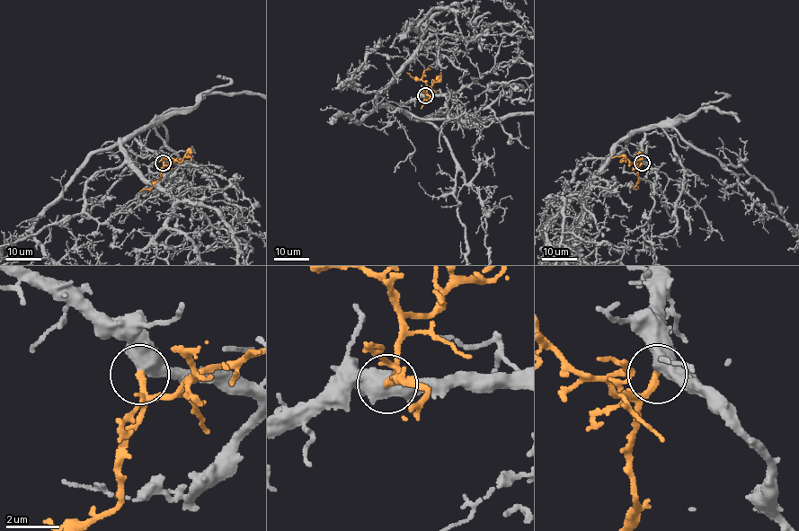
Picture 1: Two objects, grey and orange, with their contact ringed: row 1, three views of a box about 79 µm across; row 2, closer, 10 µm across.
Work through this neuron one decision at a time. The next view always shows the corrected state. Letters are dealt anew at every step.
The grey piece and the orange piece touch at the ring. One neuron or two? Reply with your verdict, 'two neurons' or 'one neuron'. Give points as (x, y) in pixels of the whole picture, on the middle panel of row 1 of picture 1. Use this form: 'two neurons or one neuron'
one neuron

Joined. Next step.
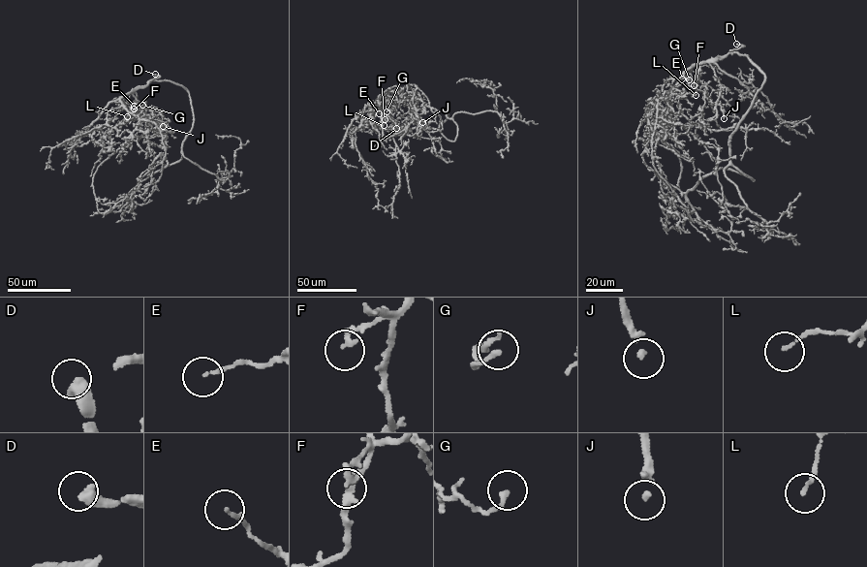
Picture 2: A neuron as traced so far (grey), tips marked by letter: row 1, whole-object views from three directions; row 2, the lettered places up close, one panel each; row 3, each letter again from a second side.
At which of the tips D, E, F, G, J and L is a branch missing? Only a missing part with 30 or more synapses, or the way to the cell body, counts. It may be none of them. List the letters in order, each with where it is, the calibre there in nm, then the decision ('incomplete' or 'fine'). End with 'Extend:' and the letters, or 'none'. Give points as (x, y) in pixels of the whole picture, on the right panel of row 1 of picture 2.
D: (736, 44) | 500 nm | incomplete
E: (682, 78) | 130 nm | fine
F: (694, 85) | 200 nm | fine
G: (689, 79) | 190 nm | fine
J: (724, 118) | 150 nm | incomplete
L: (696, 95) | 100 nm | fine
Extend: D, J

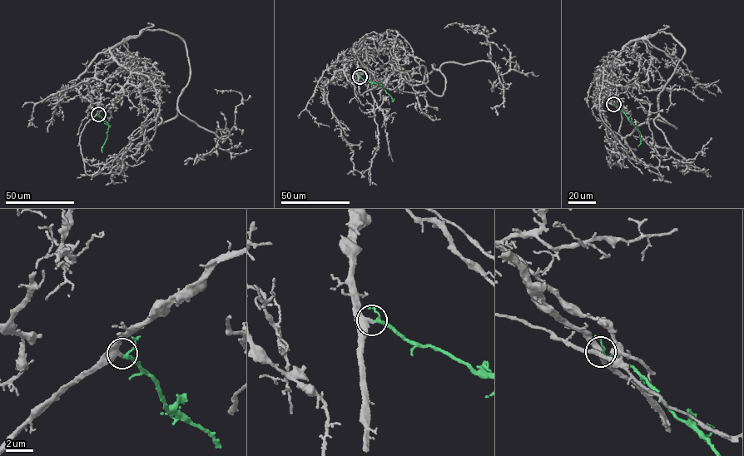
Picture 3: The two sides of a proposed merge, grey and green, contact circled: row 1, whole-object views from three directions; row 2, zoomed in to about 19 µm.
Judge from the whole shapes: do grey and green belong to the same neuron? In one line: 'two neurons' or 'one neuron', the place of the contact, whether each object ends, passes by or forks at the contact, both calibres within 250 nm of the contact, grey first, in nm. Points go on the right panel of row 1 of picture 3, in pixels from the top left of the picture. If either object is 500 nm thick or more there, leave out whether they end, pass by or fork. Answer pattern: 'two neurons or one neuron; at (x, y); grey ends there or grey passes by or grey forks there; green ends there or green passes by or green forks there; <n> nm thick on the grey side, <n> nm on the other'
one neuron; at (613, 104); 550 nm thick on the grey side, 190 nm on the other

